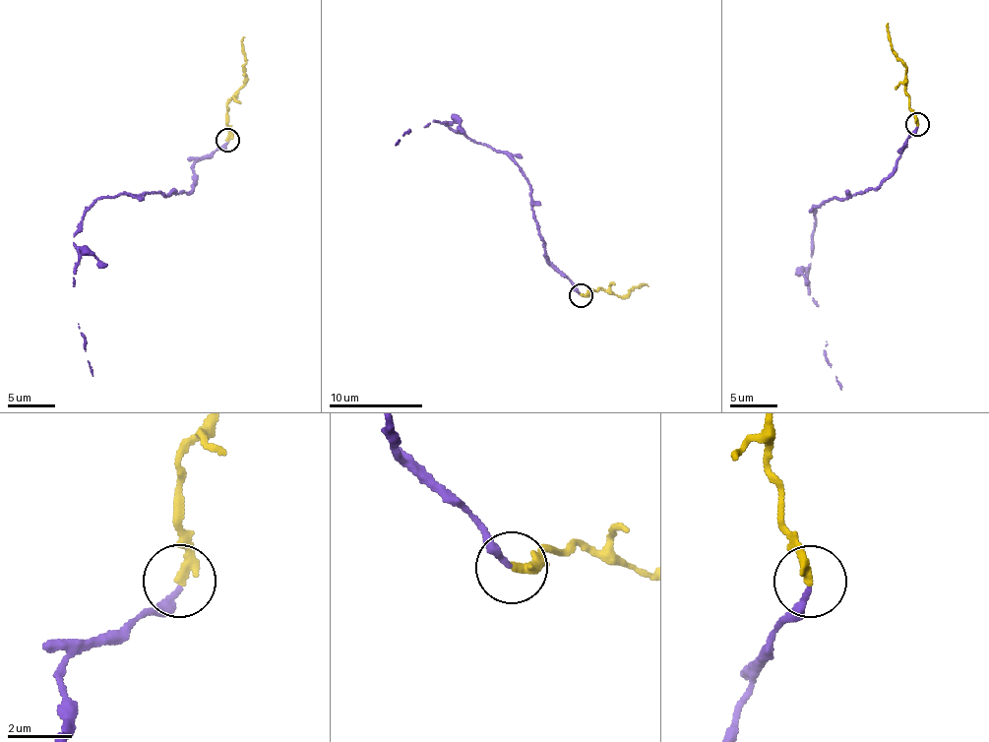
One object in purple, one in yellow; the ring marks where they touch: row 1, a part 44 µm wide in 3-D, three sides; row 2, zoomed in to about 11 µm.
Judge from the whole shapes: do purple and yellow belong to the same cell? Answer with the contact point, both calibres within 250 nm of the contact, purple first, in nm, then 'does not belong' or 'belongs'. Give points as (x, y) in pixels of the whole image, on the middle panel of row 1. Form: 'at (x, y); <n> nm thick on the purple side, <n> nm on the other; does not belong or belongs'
at (581, 295); 220 nm thick on the purple side, 280 nm on the other; does not belong

